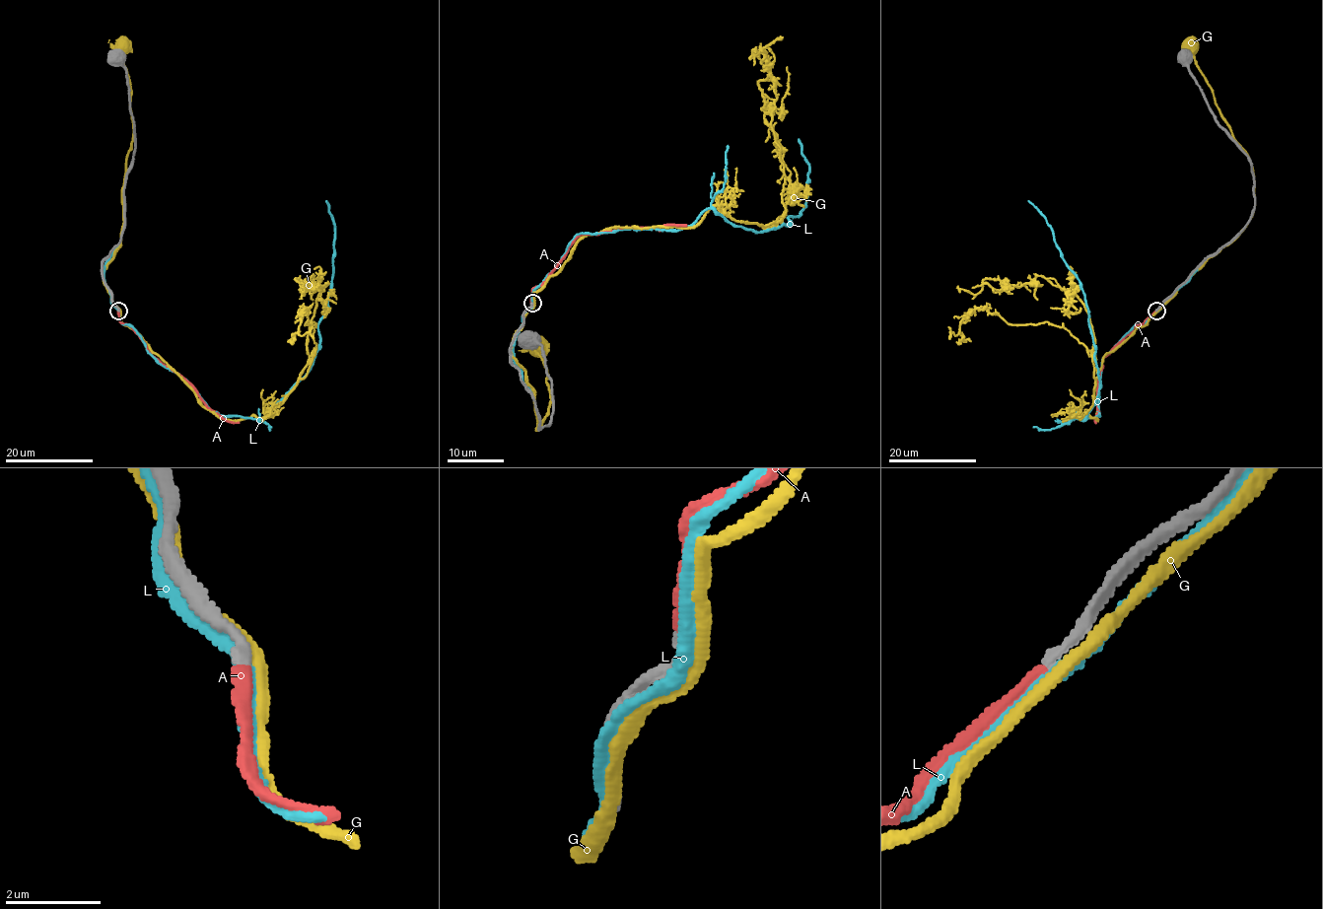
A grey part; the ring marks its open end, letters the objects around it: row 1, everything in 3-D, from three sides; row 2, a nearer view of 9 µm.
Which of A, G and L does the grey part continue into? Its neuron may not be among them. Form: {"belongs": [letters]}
{"belongs": ["A"]}

